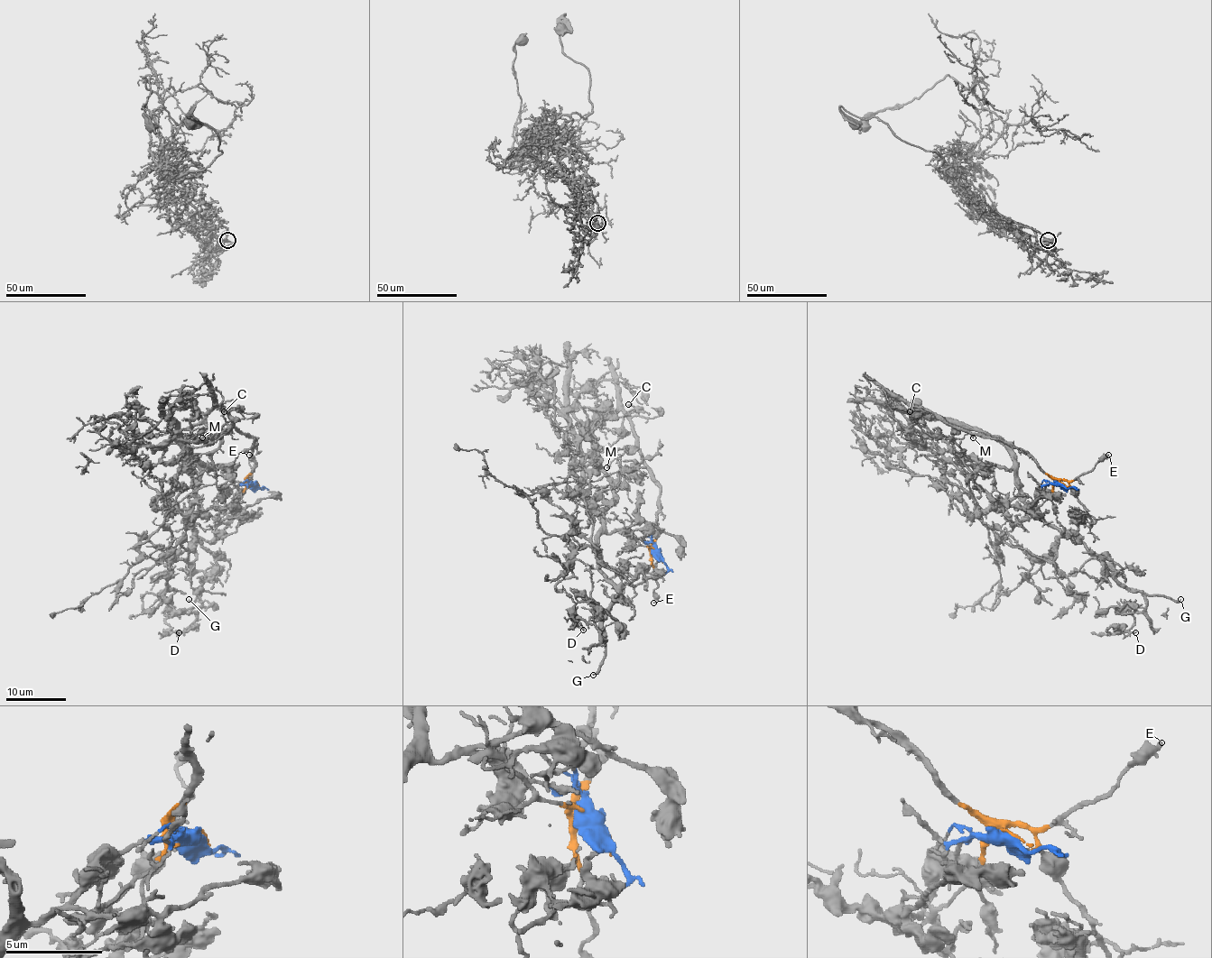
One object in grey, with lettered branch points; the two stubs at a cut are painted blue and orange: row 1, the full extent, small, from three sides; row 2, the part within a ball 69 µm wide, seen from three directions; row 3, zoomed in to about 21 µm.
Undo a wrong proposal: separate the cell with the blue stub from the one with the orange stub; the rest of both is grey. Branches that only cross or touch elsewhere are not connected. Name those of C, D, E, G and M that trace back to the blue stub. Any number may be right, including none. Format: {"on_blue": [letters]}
{"on_blue": ["D", "G"]}

